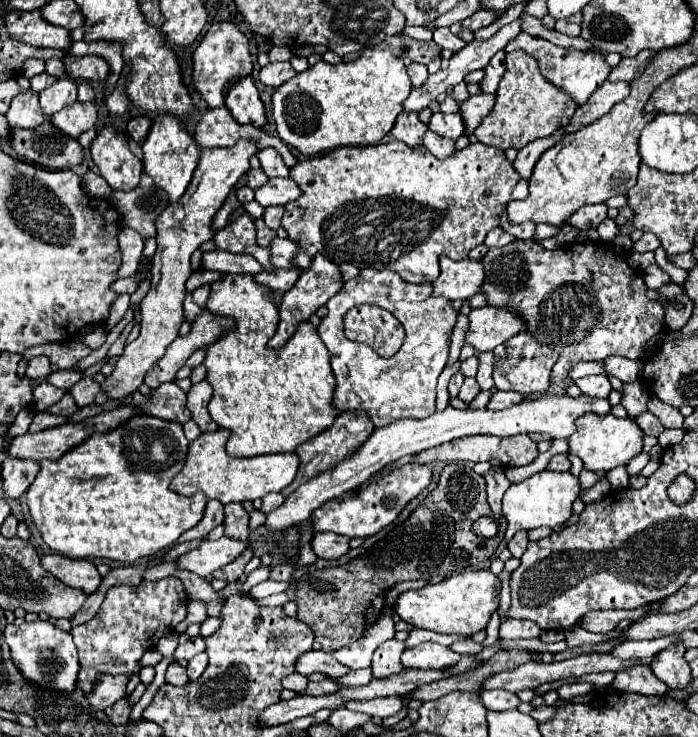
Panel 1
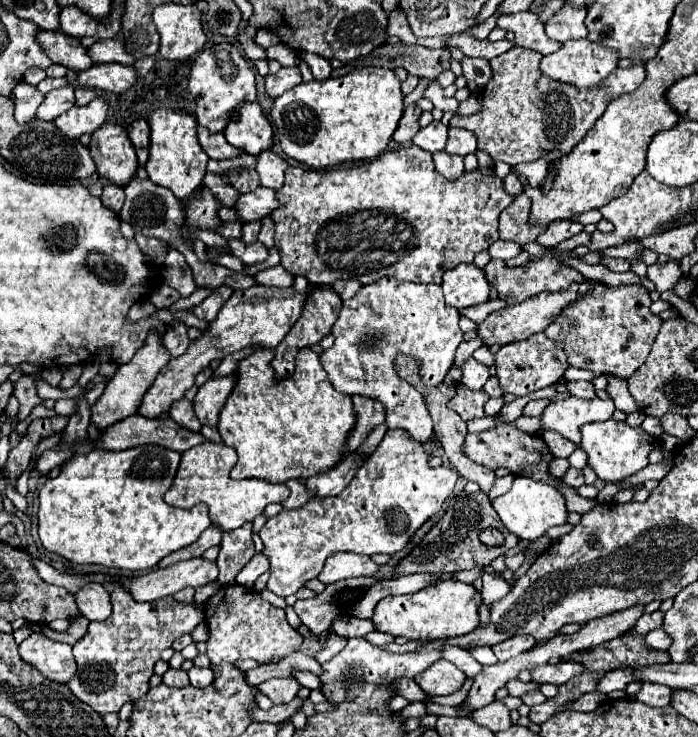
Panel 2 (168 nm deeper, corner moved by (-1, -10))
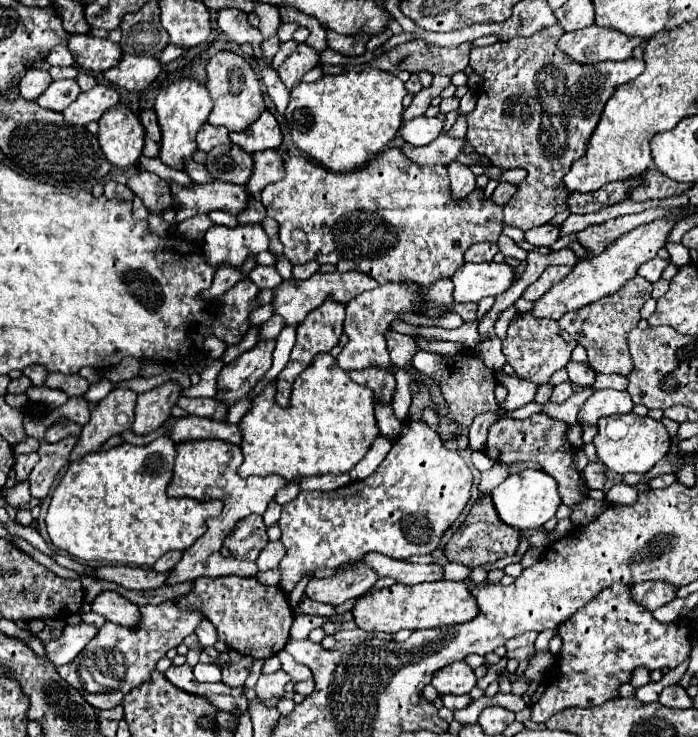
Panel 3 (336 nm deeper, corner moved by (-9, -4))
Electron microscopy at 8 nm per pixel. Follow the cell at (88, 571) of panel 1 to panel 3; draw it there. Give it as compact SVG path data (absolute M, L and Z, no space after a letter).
M101 591L93 601L93 611L125 627L135 627L139 623L139 607L115 591Z

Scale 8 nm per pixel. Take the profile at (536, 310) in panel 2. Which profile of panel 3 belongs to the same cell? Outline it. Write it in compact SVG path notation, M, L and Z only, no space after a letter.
M675 217L669 219L655 219L649 225L637 227L629 233L625 233L623 237L619 237L619 241L615 241L611 247L607 247L601 255L595 255L593 259L581 259L573 271L557 285L553 285L551 291L547 291L541 299L537 299L533 303L533 309L529 311L529 315L533 317L549 317L549 319L561 319L565 313L585 307L593 301L599 301L607 295L613 295L615 291L619 291L629 279L633 279L637 275L637 269L653 259L657 255L657 251L665 245L669 231L675 225Z

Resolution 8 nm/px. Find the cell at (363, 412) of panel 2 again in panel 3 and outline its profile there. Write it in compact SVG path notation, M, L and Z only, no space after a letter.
M363 369L363 371L349 373L349 377L355 383L371 389L377 403L391 403L395 393L395 377L391 373L381 369Z

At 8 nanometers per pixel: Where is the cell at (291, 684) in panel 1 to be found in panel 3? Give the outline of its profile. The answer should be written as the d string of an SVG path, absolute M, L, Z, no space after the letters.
M277 671L271 675L261 675L255 687L255 693L261 699L273 699L273 697L283 697L285 695L285 685L291 681L291 677L287 677L287 673Z

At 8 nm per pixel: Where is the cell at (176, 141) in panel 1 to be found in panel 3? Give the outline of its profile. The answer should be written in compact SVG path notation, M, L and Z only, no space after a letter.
M183 79L183 81L171 83L157 95L155 113L157 113L161 135L163 135L159 159L167 167L179 169L179 171L185 169L185 159L191 159L193 153L199 149L195 145L195 137L197 137L199 129L205 125L205 121L211 113L211 107L213 107L213 101L211 101L207 89L193 79Z

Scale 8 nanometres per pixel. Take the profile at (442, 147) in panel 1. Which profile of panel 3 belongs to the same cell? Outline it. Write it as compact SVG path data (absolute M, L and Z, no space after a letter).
M451 161L447 165L447 171L449 171L449 179L451 179L453 197L463 199L465 195L469 195L475 189L475 175L469 165L463 165L459 161Z

